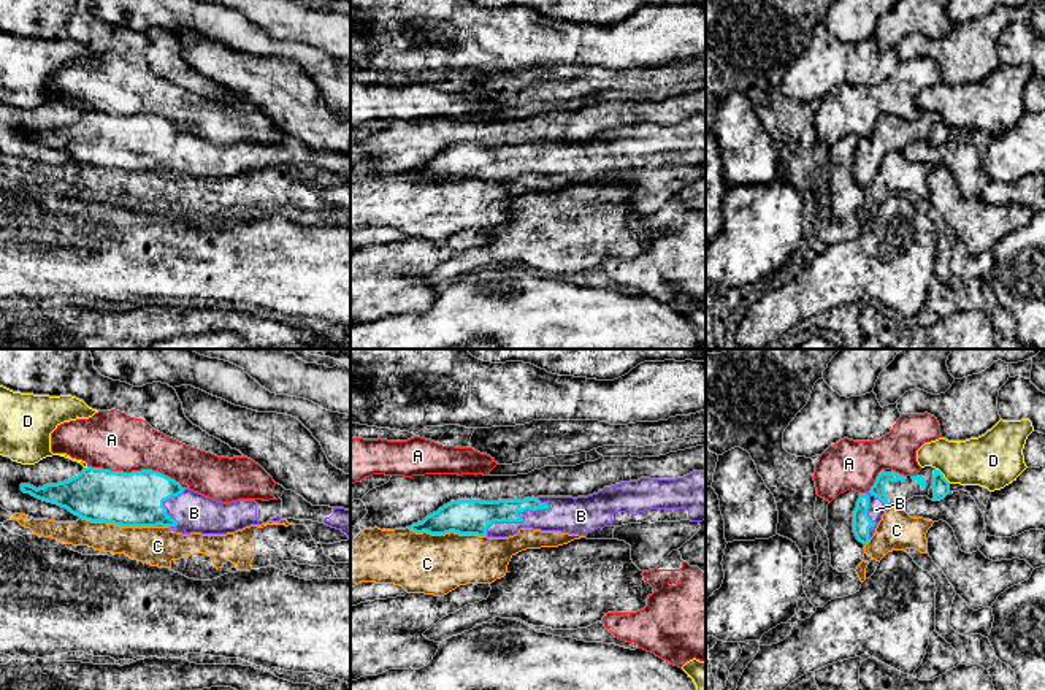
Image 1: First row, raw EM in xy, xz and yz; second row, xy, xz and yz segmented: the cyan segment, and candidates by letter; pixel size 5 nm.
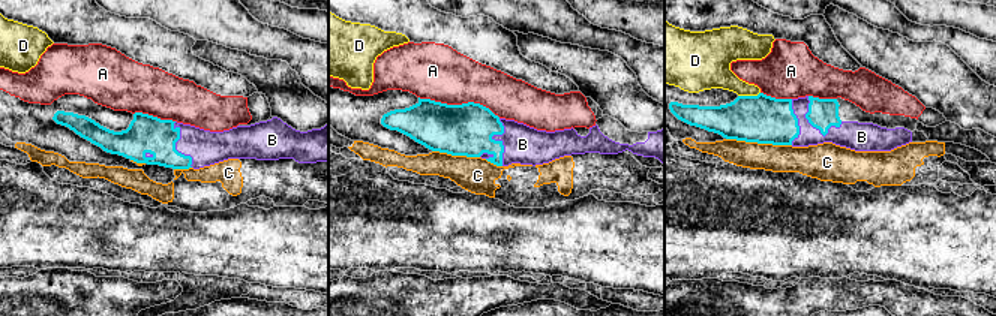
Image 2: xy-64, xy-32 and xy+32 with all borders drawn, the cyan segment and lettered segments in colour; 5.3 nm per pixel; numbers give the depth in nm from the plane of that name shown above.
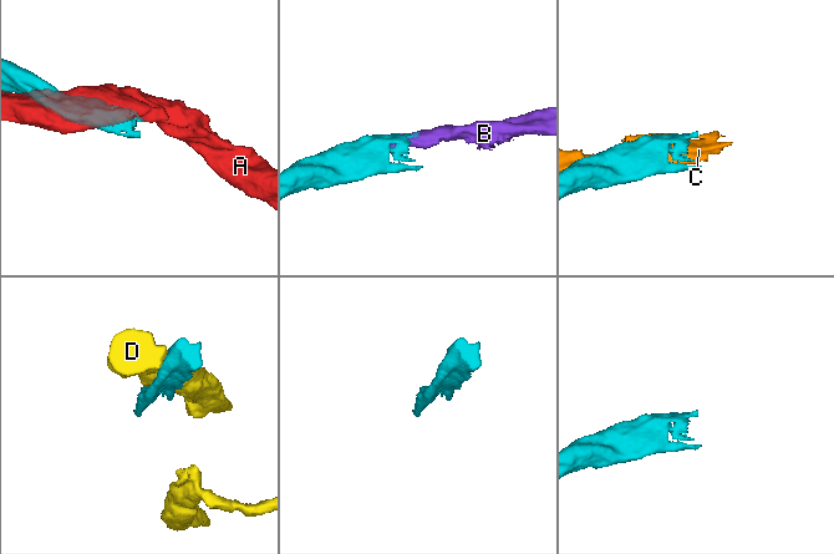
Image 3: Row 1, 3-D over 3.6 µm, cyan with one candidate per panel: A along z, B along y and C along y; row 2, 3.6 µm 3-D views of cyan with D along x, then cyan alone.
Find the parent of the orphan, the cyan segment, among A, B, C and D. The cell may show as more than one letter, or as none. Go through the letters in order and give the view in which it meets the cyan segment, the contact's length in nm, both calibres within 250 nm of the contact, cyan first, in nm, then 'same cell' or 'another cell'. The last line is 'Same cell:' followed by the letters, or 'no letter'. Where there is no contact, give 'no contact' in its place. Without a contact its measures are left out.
A: xy | 480 nm | 280/300 nm | another cell
B: xz | 360 nm | 180/190 nm | same cell
C: xz | 420 nm | 180/300 nm | another cell
D: yz | 110 nm | 90/260 nm | another cell
Same cell: B

